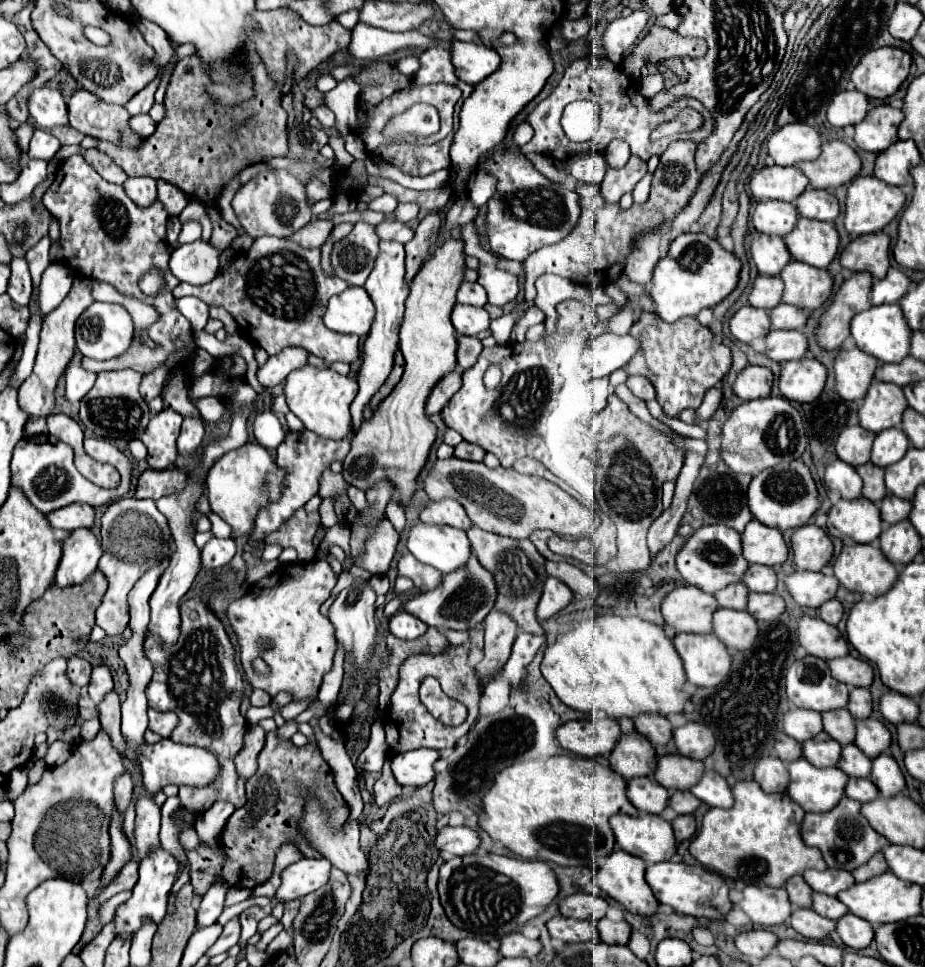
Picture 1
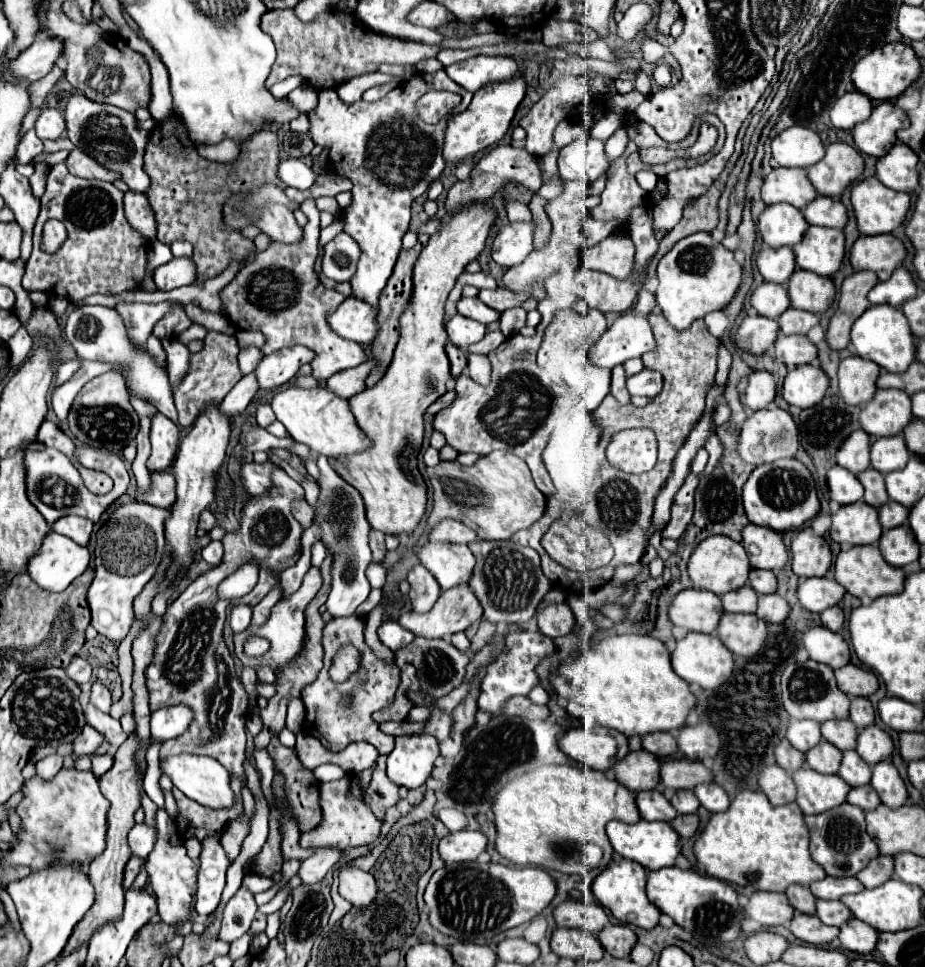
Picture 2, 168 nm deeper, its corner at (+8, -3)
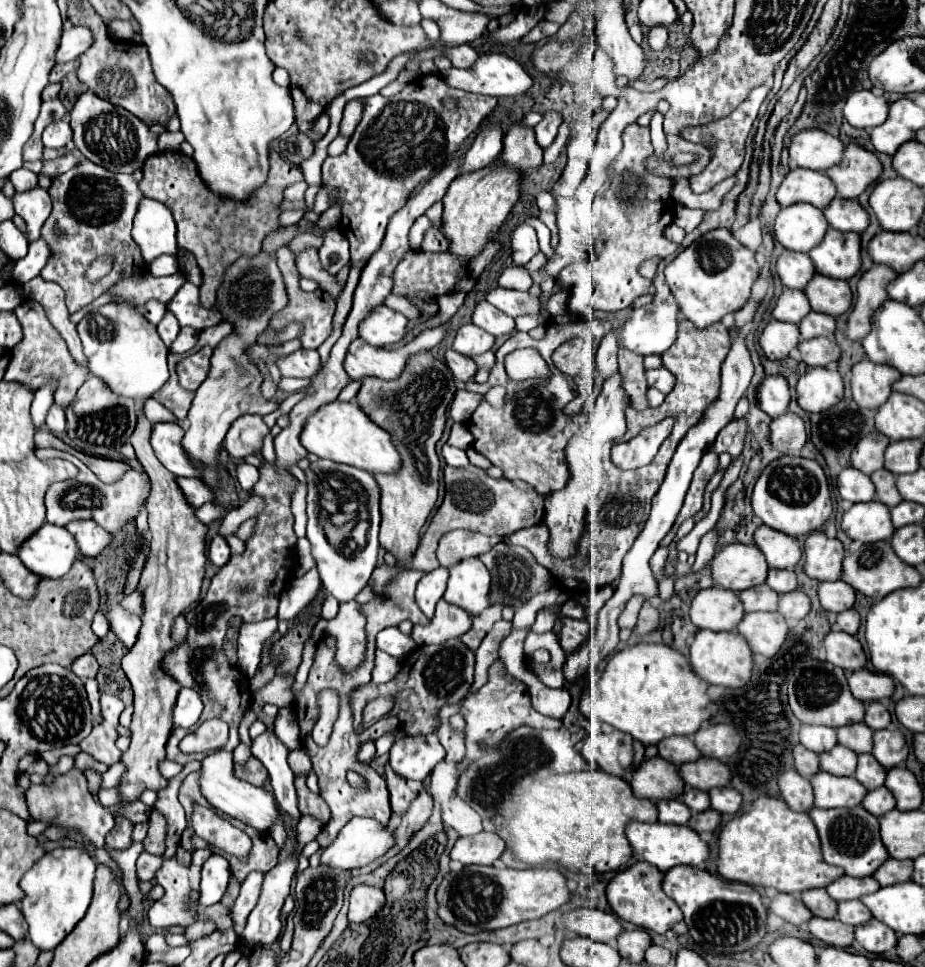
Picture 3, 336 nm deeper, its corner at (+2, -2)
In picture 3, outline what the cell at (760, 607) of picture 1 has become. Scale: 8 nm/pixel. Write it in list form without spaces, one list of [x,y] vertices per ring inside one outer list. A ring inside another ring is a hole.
[[[792,590],[780,596],[778,600],[778,612],[786,620],[802,620],[810,612],[810,600],[804,592]]]

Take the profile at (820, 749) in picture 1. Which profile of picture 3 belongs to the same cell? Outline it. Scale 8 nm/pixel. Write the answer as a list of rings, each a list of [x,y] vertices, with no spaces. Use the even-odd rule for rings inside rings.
[[[836,744],[832,750],[820,754],[820,768],[834,776],[854,776],[856,754],[850,748]]]

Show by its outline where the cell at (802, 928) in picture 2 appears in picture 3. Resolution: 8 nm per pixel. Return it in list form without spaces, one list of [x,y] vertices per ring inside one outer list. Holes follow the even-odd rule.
[[[814,916],[808,924],[808,932],[822,940],[828,946],[836,946],[836,948],[846,948],[854,942],[854,928],[848,924],[842,924],[840,920],[826,920],[826,918],[818,918]]]

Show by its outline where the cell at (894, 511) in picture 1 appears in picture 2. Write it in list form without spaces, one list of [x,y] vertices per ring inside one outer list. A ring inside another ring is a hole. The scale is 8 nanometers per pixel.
[[[890,501],[890,503],[886,503],[884,507],[880,507],[880,523],[882,523],[882,527],[888,531],[888,529],[892,529],[892,527],[898,527],[898,525],[902,525],[906,519],[908,519],[908,509],[904,507],[904,505],[900,505],[900,503],[896,503],[896,501]]]

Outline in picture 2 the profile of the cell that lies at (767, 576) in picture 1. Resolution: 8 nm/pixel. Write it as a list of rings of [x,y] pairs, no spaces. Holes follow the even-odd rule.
[[[752,569],[750,571],[750,581],[752,589],[756,593],[774,593],[778,589],[778,579],[772,571],[762,571],[762,569]]]

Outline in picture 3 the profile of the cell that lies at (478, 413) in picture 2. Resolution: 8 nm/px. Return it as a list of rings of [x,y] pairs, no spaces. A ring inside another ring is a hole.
[[[576,314],[556,316],[556,320],[552,320],[548,324],[546,336],[542,340],[534,340],[526,332],[516,332],[504,342],[504,346],[498,348],[496,364],[492,368],[488,382],[486,384],[478,384],[474,380],[466,382],[466,390],[478,392],[478,394],[486,394],[492,386],[504,386],[506,388],[506,400],[504,400],[502,408],[494,408],[492,404],[488,404],[488,400],[482,400],[480,406],[470,416],[468,430],[474,436],[472,448],[476,452],[480,452],[482,456],[486,456],[492,464],[500,466],[504,470],[506,478],[526,480],[534,486],[536,492],[540,492],[544,496],[560,490],[568,482],[568,466],[564,460],[564,446],[566,446],[572,430],[578,424],[572,418],[568,418],[562,410],[566,404],[566,400],[562,400],[564,380],[562,380],[562,372],[558,372],[550,360],[552,352],[562,342],[566,342],[570,336],[576,336]],[[528,346],[536,348],[542,354],[542,358],[550,366],[550,372],[552,372],[550,378],[542,378],[542,380],[534,378],[534,380],[516,382],[506,374],[504,356],[510,354],[512,350],[528,348]],[[556,396],[560,396],[560,398],[556,400]]]

